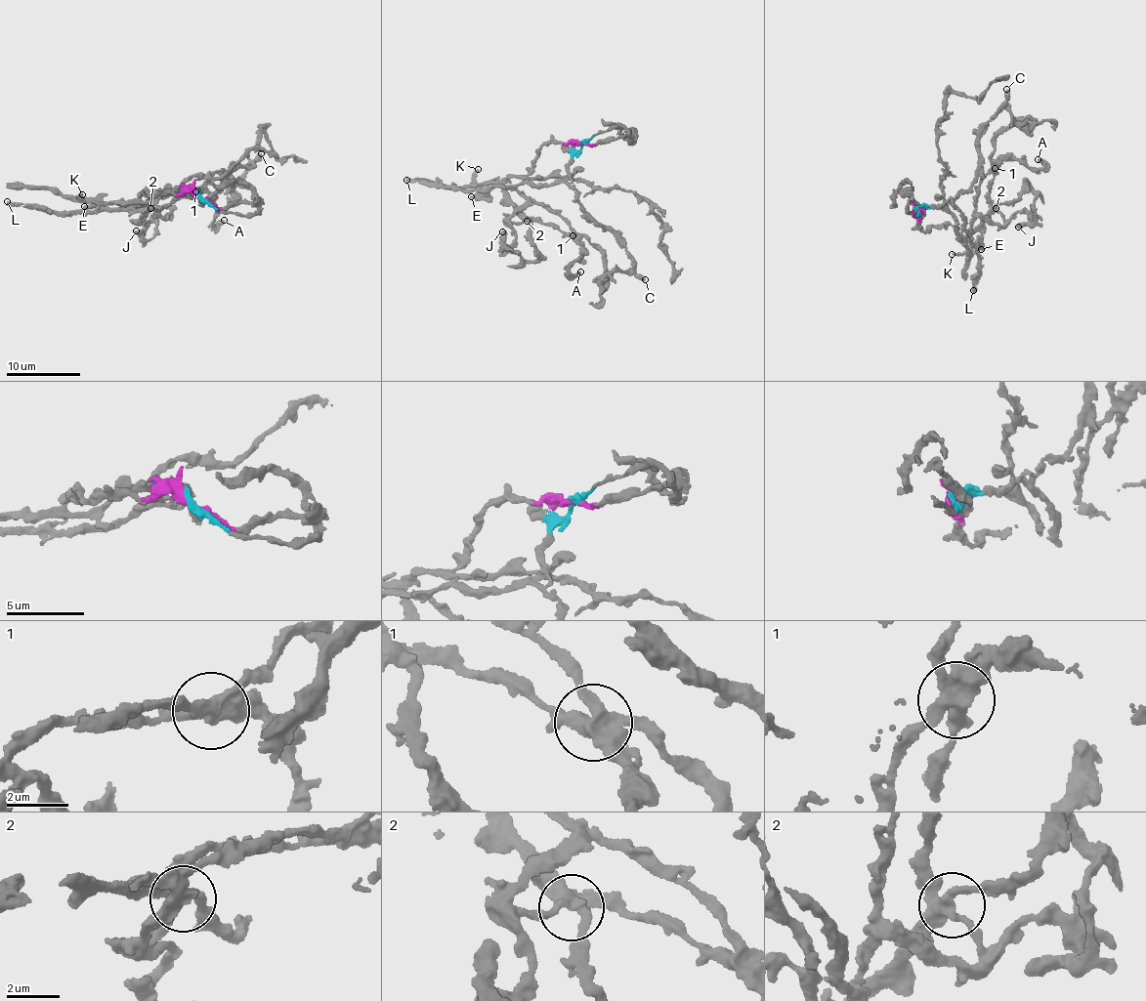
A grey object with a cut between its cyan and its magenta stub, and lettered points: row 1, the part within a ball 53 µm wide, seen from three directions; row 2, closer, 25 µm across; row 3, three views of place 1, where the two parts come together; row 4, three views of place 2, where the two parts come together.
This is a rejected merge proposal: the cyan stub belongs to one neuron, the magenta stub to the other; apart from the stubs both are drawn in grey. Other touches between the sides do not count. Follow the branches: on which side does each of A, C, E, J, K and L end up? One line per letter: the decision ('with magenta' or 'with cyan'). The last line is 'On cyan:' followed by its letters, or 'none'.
A: with cyan
C: with cyan
E: with cyan
J: with magenta
K: with magenta
L: with cyan
On cyan: A, C, E, L

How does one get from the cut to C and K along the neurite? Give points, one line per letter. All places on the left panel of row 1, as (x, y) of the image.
C: (198, 194), (193, 189), (185, 192), (202, 201), (217, 189), (223, 176), (252, 165), (262, 153)
K: (199, 195), (189, 191), (152, 195), (146, 190), (139, 195), (96, 204), (82, 199), (82, 194)

